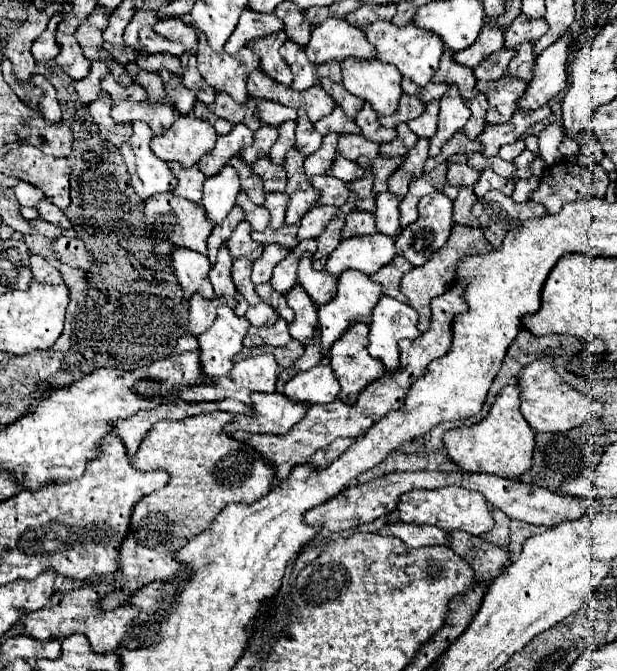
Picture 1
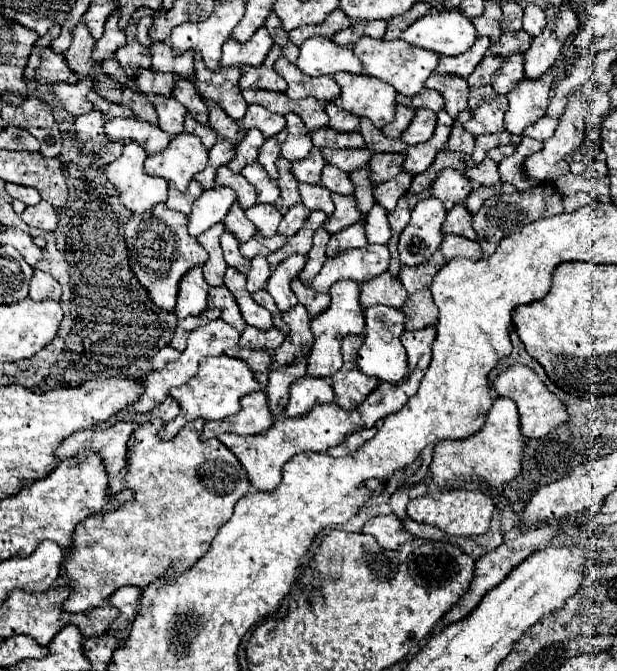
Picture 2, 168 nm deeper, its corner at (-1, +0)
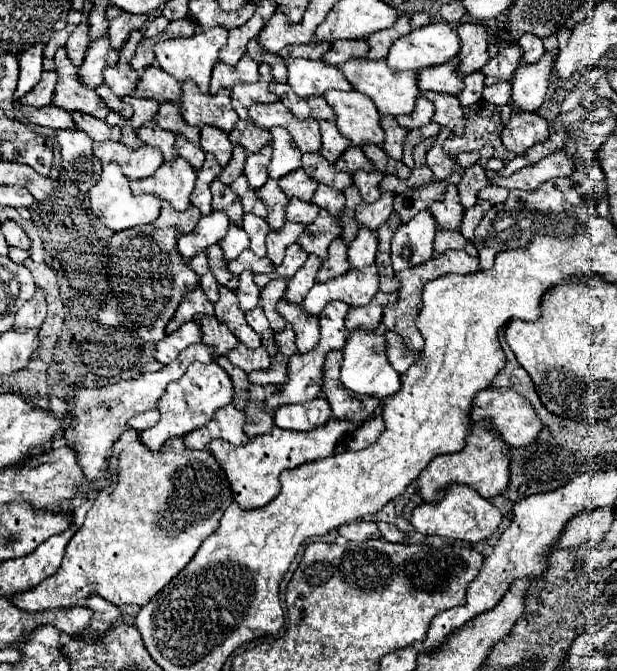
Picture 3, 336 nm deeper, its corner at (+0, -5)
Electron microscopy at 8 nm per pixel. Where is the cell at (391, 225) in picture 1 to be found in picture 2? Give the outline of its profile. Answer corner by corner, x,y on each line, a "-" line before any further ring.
376,203
366,221
364,221
364,229
366,229
366,239
368,243
388,243
390,239
390,225
386,219
386,211

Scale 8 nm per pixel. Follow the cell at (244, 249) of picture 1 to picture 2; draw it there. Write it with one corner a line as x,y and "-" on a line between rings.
222,233
222,237
220,237
220,247
222,247
224,259
226,259
226,263
228,263
230,267
234,267
236,271
240,271
240,273
244,273
244,275
250,271
250,261
246,261
246,259
240,257
240,243
234,241
234,239
230,237
230,233

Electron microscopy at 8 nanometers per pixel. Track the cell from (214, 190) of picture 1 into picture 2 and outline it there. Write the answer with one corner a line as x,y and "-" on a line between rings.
214,187
210,191
204,191
198,201
192,205
192,213
188,215
188,233
192,237
198,237
212,225
220,223
230,205
234,203
234,191
226,187

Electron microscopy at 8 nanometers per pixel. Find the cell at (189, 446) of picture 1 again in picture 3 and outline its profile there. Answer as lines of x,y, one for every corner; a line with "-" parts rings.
125,430
125,434
121,434
121,438
113,444
109,464
113,472
117,472
117,486
113,476
111,486
101,490
93,500
83,526
73,534
65,548
65,558
59,570
33,590
13,596
15,606
21,610
41,612
49,608
73,608
77,604
83,606
93,594
103,596
115,606
145,606
193,560
201,542
217,530
221,514
233,502
229,480
225,478
225,472
221,472
213,452
189,450
185,448
183,438
171,438
159,452
153,452
141,442
137,430

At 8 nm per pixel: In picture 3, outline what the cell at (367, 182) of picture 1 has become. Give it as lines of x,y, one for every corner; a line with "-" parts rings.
321,210
319,218
305,228
305,232
297,238
301,248
309,254
317,254
319,258
327,258
327,248
333,238
341,234
341,218
333,218
329,210

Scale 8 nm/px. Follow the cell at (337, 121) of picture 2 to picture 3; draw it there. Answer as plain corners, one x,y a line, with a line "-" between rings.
319,120
319,126
321,126
321,134
323,134
323,144
321,144
321,154
329,160
329,162
335,162
343,150
349,148
349,140
347,138
341,138
335,122
329,122
329,120

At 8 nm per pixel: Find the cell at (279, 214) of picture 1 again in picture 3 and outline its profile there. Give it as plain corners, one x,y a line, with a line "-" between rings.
245,214
243,216
243,230
249,234
251,238
251,250
257,256
265,256
265,238
269,234
269,224
265,222
265,218
257,218
255,214

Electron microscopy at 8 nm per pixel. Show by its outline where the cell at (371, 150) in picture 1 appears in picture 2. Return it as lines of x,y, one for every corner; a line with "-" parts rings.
320,149
326,163
338,167
344,173
352,173
354,169
366,167
366,161
370,161
370,149

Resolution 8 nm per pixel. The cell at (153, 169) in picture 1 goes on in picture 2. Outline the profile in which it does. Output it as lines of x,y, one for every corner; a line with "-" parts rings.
126,143
122,155
106,165
106,179
120,195
120,203
132,213
144,213
158,203
166,201
168,183
160,177
150,177
142,173
146,153
134,143

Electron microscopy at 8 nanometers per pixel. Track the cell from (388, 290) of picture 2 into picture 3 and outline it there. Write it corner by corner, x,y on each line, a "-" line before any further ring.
379,304
353,306
347,314
345,326
347,326
347,330
355,330
355,328
373,330
381,324
381,318
383,318
383,306
379,306

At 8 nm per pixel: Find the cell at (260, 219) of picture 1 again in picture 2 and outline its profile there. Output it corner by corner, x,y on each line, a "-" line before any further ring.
234,203
228,211
228,215
224,217
224,227
228,233
232,233
240,243
246,243
248,239
252,239
256,235
254,225
246,219
244,209
240,209
238,203

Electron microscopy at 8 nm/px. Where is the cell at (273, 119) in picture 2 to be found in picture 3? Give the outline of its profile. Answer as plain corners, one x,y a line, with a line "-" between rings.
239,120
229,132
229,140
233,144
241,144
247,152
257,152
269,144
269,134
269,130
259,130
259,126
253,126
251,120

